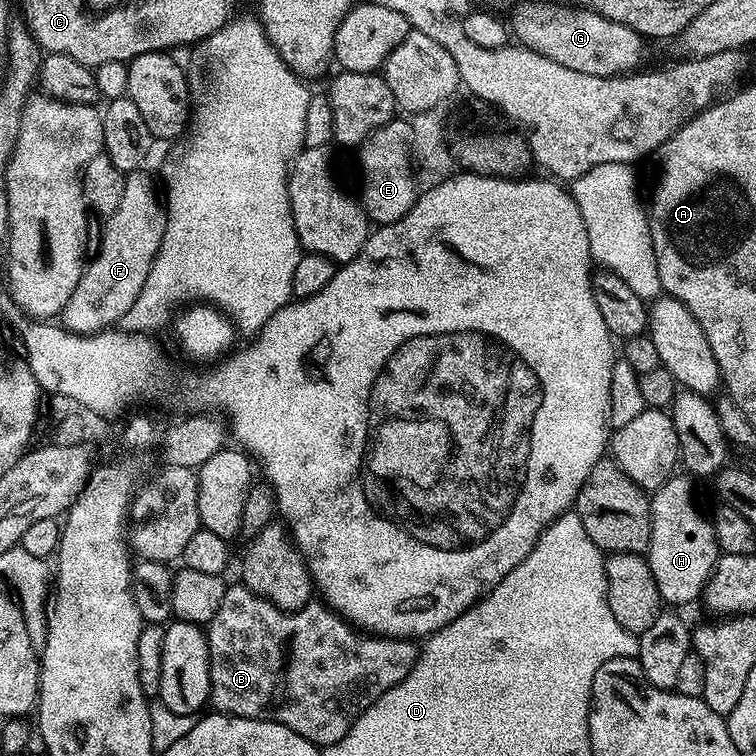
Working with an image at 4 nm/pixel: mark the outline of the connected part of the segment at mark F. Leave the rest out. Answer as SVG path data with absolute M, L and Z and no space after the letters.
M147 171L129 172L122 186L122 198L118 210L104 221L104 233L100 236L100 249L96 257L87 261L81 271L78 286L62 313L63 327L70 332L87 334L100 332L119 325L121 318L134 306L142 286L146 286L146 274L160 249L162 234L166 234L168 214L162 196L156 193Z

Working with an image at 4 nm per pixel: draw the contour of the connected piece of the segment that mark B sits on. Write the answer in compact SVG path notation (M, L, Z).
M229 583L218 614L206 625L210 704L217 713L251 720L272 720L302 734L311 744L336 744L375 700L382 698L416 665L418 648L408 638L385 638L357 631L323 602L309 602L296 612L283 612L255 596L243 583Z

